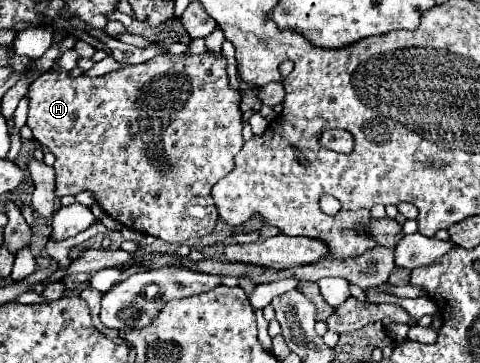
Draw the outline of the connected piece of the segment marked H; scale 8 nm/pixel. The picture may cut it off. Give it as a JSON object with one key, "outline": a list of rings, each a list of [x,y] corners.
{"outline":[[[201,53],[201,55],[159,55],[147,63],[141,65],[125,65],[119,71],[113,71],[109,75],[103,77],[71,77],[69,71],[61,69],[57,63],[43,73],[41,77],[37,77],[27,91],[27,99],[29,99],[29,119],[27,125],[33,131],[33,137],[49,147],[49,151],[55,155],[55,193],[57,197],[65,197],[65,195],[77,195],[81,191],[91,191],[95,195],[95,201],[101,205],[101,209],[121,221],[121,225],[145,233],[145,235],[153,235],[159,237],[167,243],[181,243],[187,241],[191,237],[203,237],[209,235],[215,229],[217,223],[217,207],[215,201],[211,197],[211,189],[213,185],[223,179],[231,169],[233,169],[233,159],[239,153],[241,145],[243,145],[243,137],[241,137],[241,127],[243,127],[243,119],[241,119],[241,111],[239,111],[239,101],[241,101],[241,93],[233,91],[229,87],[229,79],[227,79],[227,71],[225,71],[225,57],[213,57],[209,53]]]}

